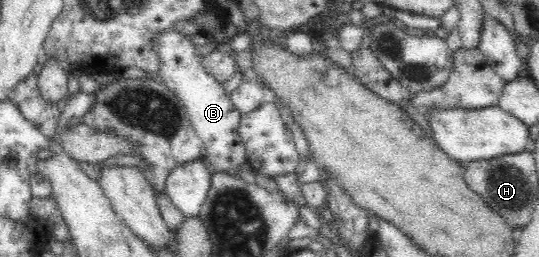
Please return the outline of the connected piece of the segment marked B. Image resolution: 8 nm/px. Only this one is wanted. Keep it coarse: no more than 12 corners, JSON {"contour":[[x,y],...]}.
{"contour":[[178,24],[151,44],[211,173],[249,163],[242,113]]}

